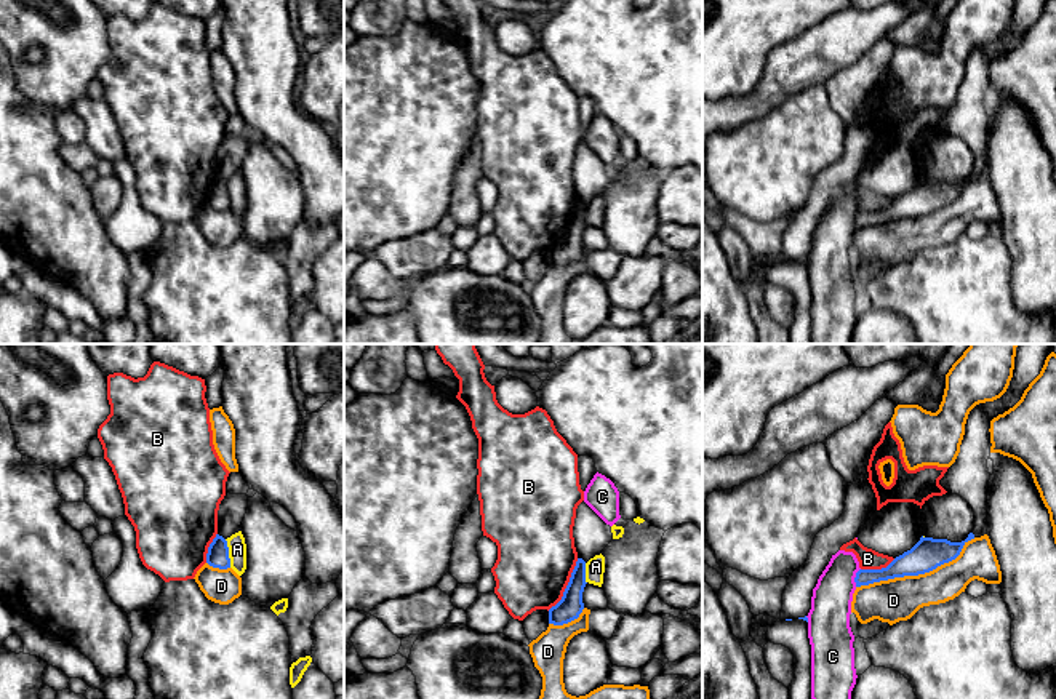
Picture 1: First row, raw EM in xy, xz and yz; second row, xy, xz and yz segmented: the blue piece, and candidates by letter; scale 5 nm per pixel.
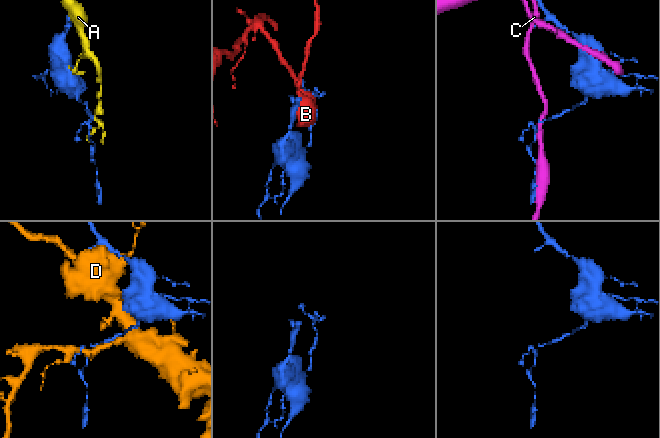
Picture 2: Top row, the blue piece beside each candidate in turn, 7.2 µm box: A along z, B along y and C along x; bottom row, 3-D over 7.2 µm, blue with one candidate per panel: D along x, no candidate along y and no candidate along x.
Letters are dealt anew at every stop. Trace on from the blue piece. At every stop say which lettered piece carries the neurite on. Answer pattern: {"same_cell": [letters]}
{"same_cell": []}

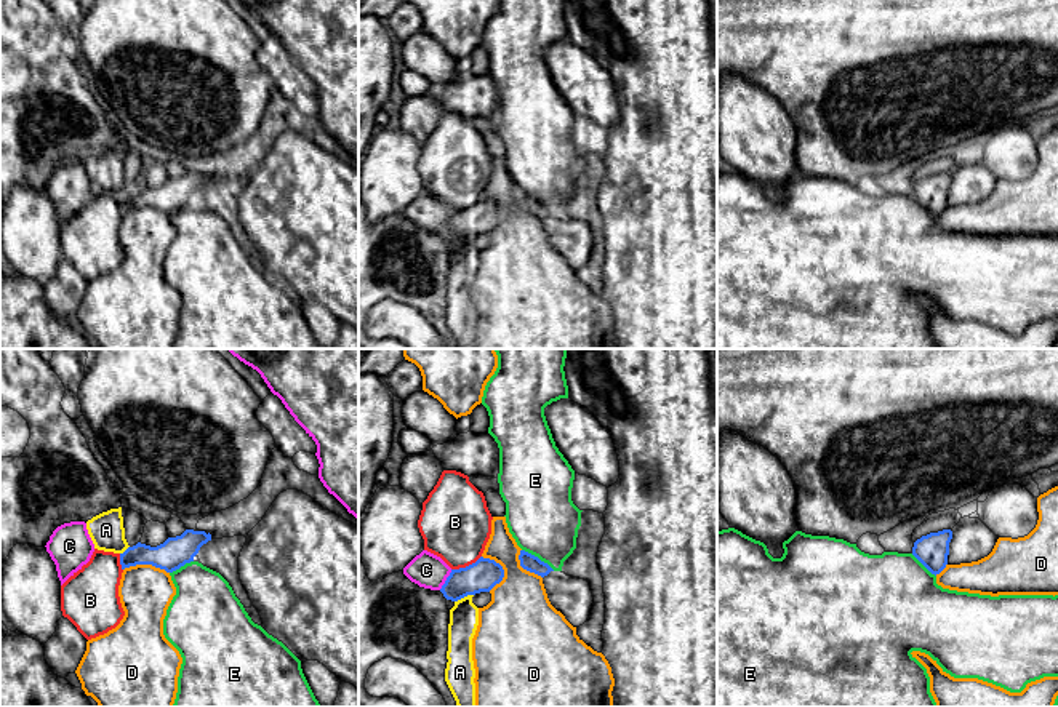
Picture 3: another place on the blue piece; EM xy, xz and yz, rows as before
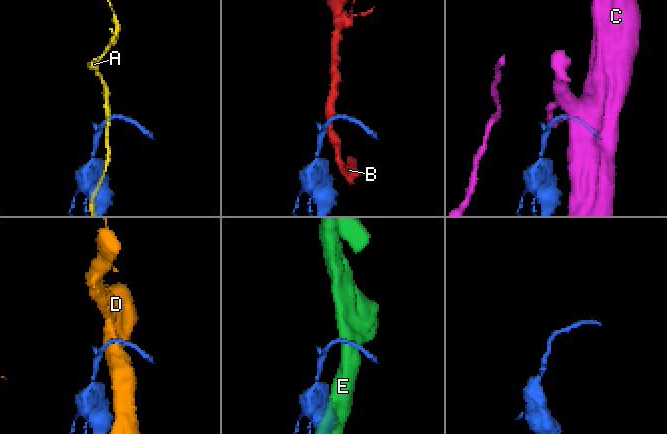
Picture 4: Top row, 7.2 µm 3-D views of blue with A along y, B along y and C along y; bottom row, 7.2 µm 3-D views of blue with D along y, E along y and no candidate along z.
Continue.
{"same_cell": []}

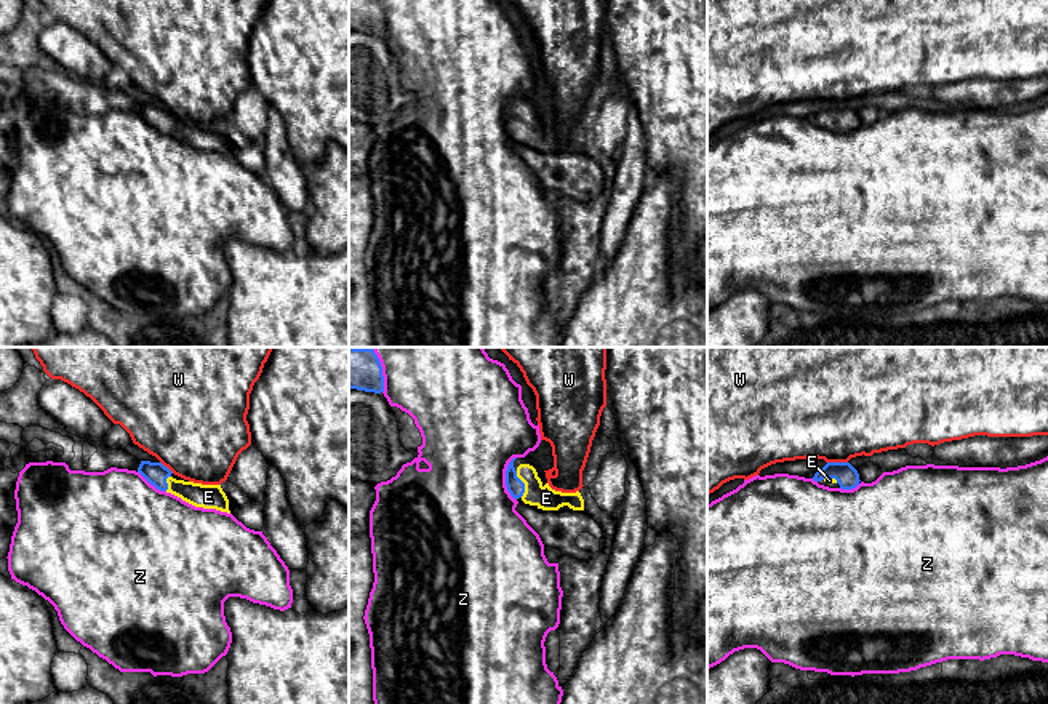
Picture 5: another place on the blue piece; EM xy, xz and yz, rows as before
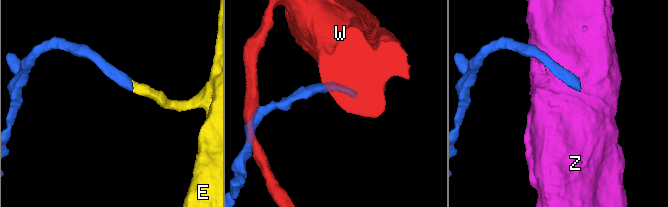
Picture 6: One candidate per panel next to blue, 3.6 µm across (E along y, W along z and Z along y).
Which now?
{"same_cell": ["E"]}

